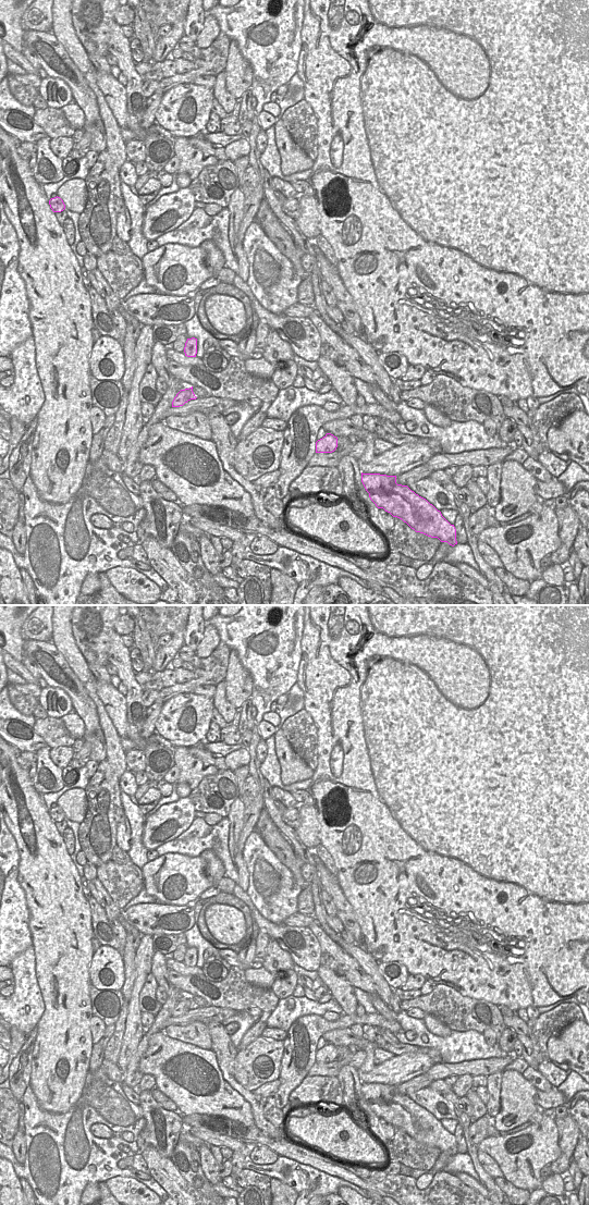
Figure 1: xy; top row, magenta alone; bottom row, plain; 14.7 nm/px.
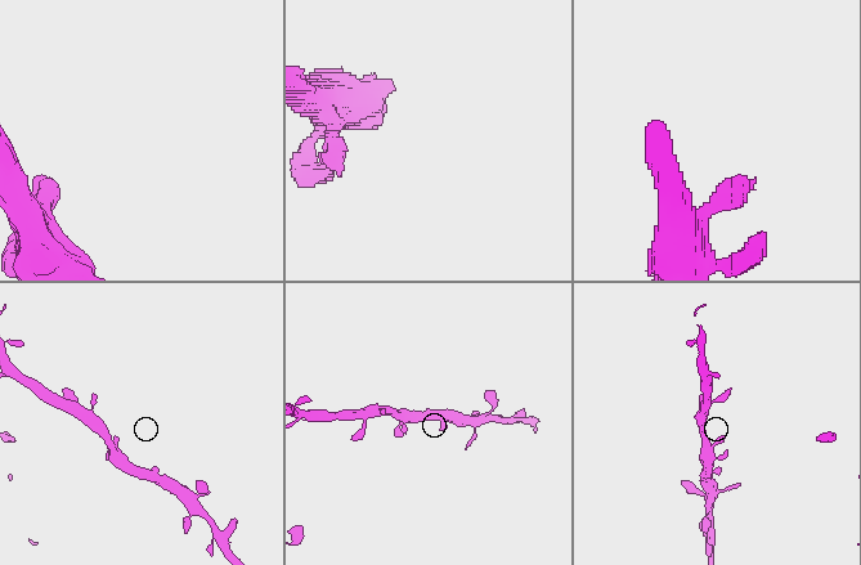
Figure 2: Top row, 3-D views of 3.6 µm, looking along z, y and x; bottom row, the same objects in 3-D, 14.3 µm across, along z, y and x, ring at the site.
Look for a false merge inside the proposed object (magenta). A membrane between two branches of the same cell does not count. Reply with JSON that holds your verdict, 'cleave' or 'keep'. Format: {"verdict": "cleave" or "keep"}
{"verdict": "keep"}

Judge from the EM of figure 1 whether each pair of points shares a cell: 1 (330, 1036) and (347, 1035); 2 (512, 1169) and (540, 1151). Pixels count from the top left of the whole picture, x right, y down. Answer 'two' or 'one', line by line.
1: one
2: one

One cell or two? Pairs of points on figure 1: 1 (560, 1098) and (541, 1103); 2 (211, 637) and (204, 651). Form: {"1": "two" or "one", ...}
{"1": "one", "2": "one"}

